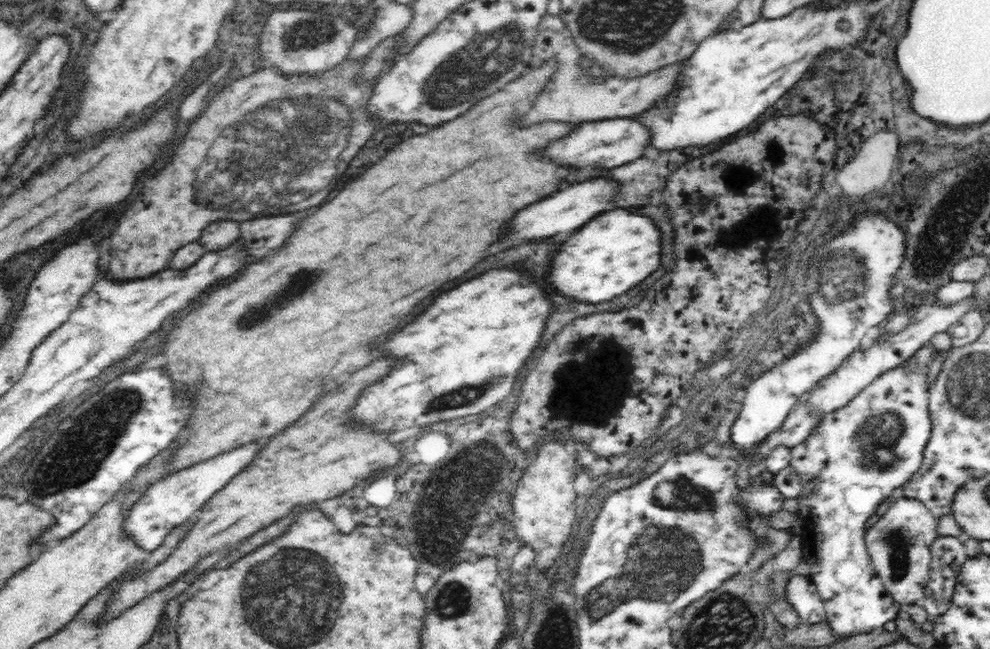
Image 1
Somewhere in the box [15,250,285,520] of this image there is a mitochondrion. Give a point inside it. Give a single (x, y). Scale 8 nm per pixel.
(79, 455)

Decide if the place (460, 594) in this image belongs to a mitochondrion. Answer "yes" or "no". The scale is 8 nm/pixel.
yes

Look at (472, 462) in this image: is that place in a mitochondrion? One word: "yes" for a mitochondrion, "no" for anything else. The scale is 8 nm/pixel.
yes

